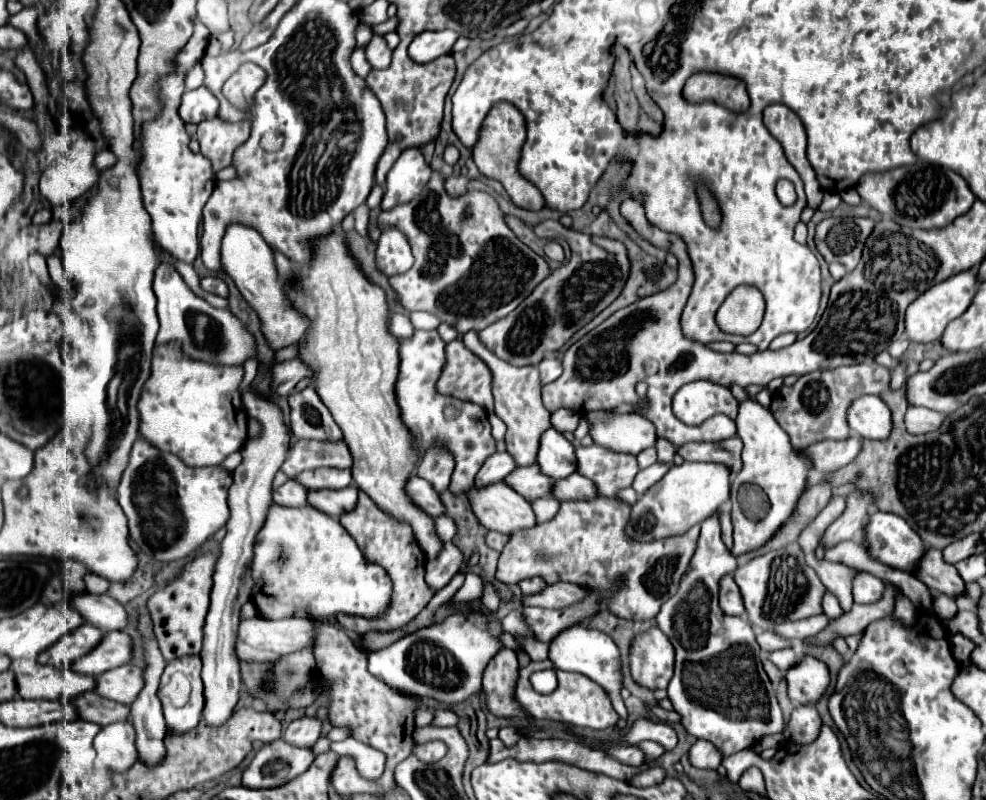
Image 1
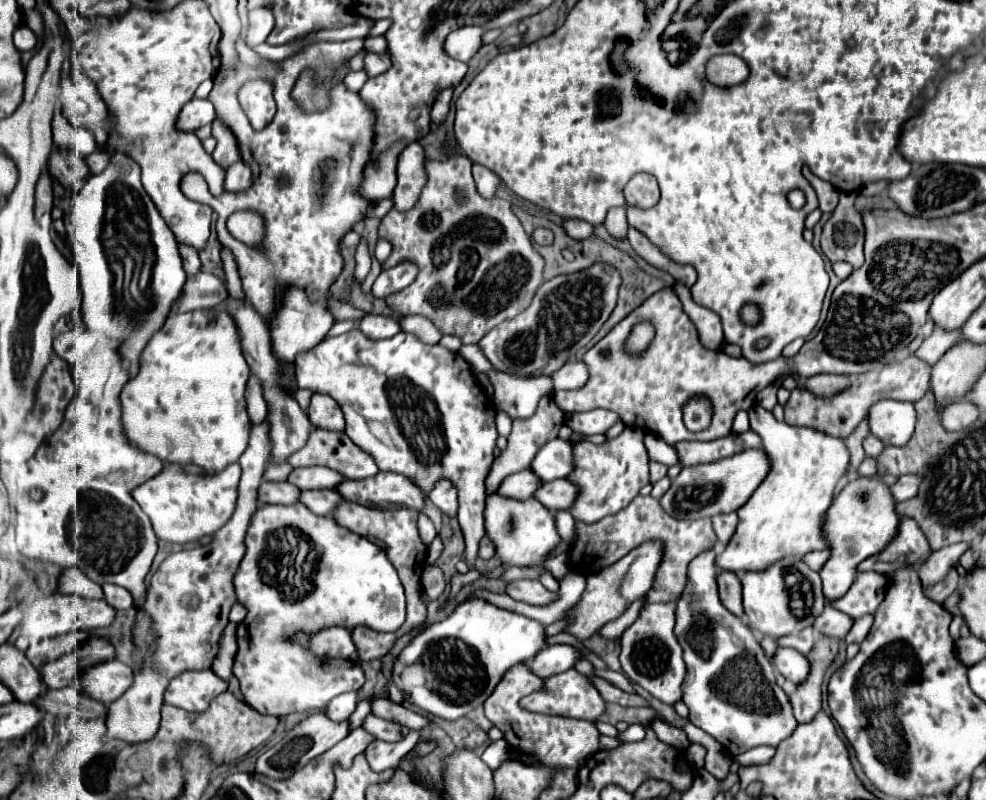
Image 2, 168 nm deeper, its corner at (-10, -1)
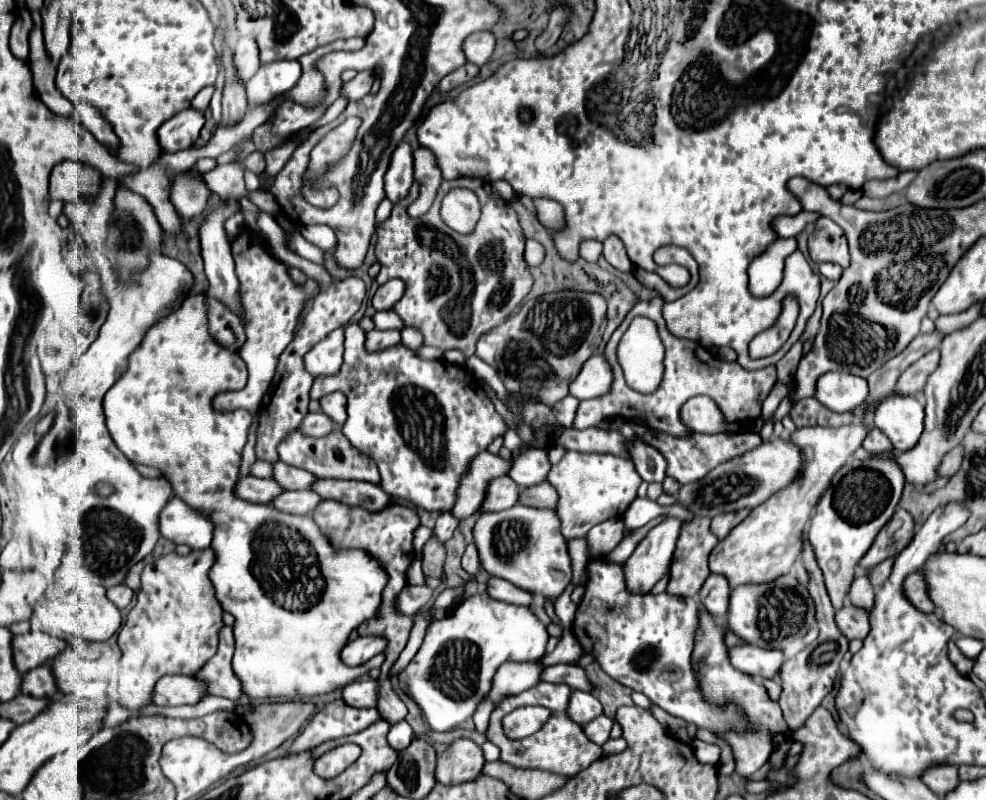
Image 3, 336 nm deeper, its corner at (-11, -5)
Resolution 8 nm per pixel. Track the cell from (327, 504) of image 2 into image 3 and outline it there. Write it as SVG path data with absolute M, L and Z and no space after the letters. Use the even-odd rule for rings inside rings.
M303 489L303 491L283 491L271 501L271 505L277 511L285 511L293 515L311 515L319 501L321 497L315 491Z

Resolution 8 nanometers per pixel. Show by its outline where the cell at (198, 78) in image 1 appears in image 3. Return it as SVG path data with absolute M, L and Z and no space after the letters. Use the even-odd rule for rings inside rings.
M213 87L201 89L201 91L195 95L195 99L191 101L191 107L197 109L197 111L205 111L207 105L209 105L209 101L211 101L211 95L213 95Z

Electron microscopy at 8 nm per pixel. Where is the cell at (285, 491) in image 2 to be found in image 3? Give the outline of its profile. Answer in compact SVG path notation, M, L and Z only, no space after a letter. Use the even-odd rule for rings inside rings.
M241 477L235 485L235 495L239 499L251 503L271 503L281 493L281 487L273 483L273 479L259 479L259 477Z

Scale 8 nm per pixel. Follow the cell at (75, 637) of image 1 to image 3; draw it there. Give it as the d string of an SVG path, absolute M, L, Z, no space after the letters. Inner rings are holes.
M39 631L13 635L13 663L17 663L15 667L19 673L27 673L29 669L51 661L65 647L67 643L63 639Z

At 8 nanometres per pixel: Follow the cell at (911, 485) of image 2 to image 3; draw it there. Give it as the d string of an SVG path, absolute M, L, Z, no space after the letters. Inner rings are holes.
M959 445L953 451L949 451L949 455L945 455L945 459L941 463L941 475L945 475L945 477L955 475L961 467L961 459L963 459L963 447Z

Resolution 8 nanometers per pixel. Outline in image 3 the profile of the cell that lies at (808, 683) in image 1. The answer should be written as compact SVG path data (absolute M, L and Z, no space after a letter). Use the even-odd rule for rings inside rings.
M735 645L729 649L729 661L741 673L769 679L779 671L785 657L781 651L773 651L773 649L761 649L753 645Z

